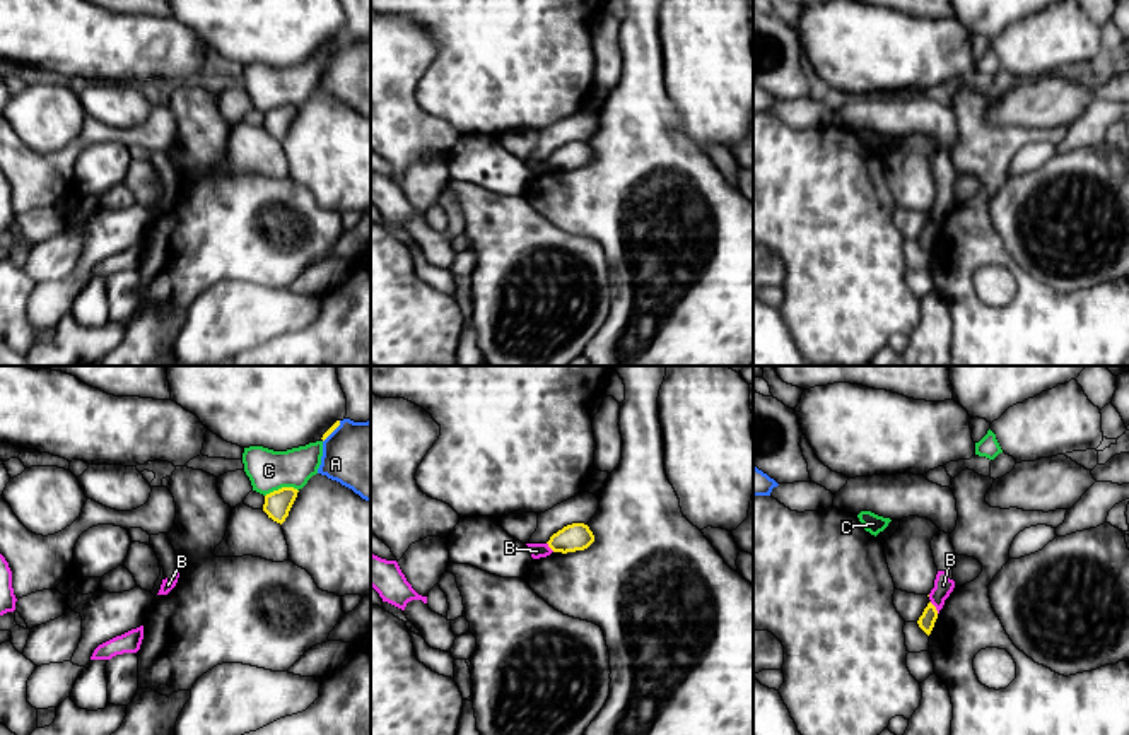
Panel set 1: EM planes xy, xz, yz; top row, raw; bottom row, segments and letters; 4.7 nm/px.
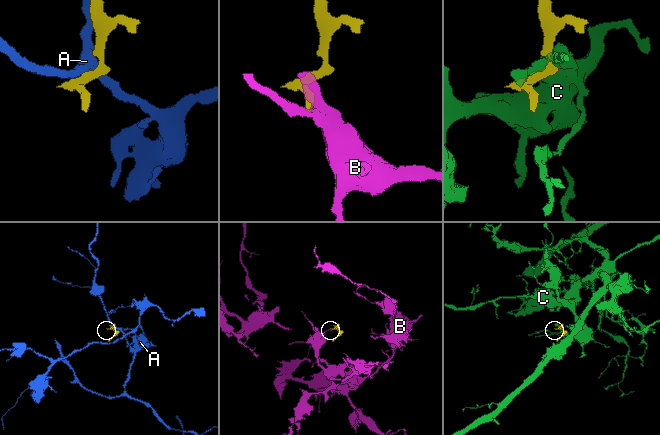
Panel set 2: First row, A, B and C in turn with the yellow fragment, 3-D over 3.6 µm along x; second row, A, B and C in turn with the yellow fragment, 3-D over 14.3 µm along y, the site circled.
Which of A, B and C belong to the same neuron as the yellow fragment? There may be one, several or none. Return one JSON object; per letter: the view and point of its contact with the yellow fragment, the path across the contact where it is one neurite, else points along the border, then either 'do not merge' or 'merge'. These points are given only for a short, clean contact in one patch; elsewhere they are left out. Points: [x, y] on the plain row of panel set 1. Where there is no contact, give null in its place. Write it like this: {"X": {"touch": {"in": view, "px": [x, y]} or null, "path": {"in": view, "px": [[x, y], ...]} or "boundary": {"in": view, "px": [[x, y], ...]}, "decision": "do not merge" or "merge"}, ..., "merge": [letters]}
{"A": {"touch": {"in": "xy", "px": [333, 47]}, "decision": "do not merge"}, "B": {"touch": {"in": "yz", "px": [935, 224]}, "boundary": {"in": "yz", "px": [[930, 219], [938, 229]]}, "decision": "do not merge"}, "C": {"touch": {"in": "xy", "px": [282, 105]}, "decision": "do not merge"}, "merge": []}

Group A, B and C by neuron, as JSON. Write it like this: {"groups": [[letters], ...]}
{"groups": [["A"], ["B"], ["C"]]}

